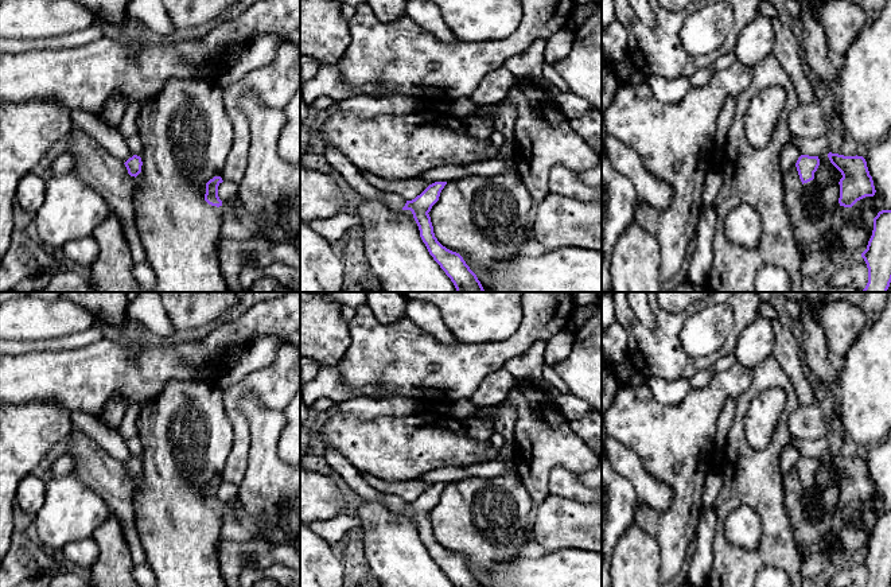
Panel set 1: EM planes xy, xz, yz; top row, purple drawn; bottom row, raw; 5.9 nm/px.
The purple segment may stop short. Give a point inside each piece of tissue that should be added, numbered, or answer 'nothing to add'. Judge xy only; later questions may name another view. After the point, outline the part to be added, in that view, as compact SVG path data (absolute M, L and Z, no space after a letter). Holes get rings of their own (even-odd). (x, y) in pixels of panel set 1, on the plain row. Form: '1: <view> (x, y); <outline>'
nothing to add

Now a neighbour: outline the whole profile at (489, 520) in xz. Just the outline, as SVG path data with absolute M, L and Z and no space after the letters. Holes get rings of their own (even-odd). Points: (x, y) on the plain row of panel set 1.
M517 469L491 478L470 477L447 483L439 502L431 510L431 524L437 543L452 553L462 553L470 561L470 571L476 575L493 564L506 563L520 555L521 548L532 539L534 502L526 491Z

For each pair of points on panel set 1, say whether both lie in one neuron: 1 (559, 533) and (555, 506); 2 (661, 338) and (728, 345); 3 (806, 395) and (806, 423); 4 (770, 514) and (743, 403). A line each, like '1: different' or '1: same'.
1: same
2: same
3: different
4: same

